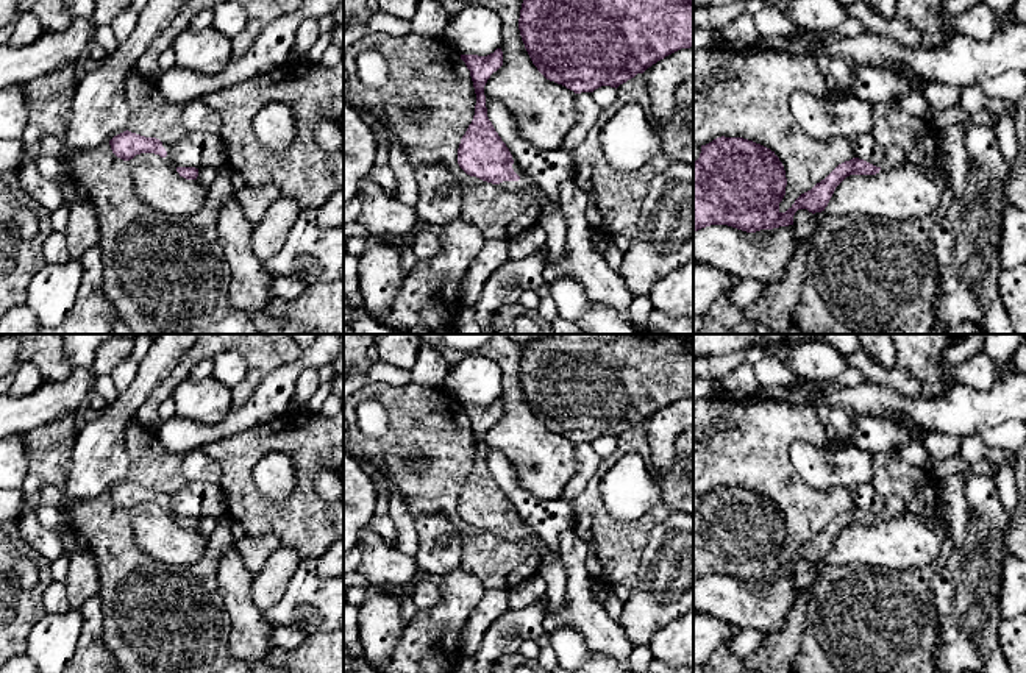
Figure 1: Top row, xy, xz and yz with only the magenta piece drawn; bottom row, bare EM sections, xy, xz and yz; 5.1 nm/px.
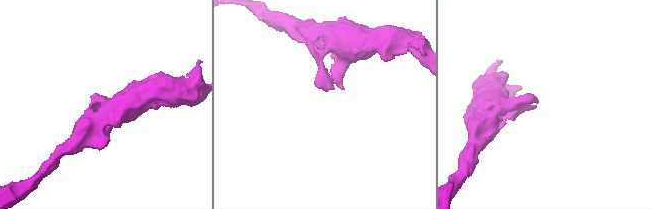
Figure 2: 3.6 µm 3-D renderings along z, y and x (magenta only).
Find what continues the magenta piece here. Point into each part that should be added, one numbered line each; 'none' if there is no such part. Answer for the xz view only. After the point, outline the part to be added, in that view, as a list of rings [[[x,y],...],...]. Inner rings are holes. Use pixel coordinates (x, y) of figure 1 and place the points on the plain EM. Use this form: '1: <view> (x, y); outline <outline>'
1: xz (525, 531); outline [[[514,512],[512,514],[514,522],[520,526],[518,531],[503,531],[498,536],[504,540],[522,540],[522,539],[534,539],[533,529],[522,522],[522,518]]]

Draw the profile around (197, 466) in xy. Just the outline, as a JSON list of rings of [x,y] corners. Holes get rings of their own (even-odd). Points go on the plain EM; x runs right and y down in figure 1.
[[[201,448],[183,454],[181,473],[187,482],[206,481],[219,484],[222,478],[220,465]]]

